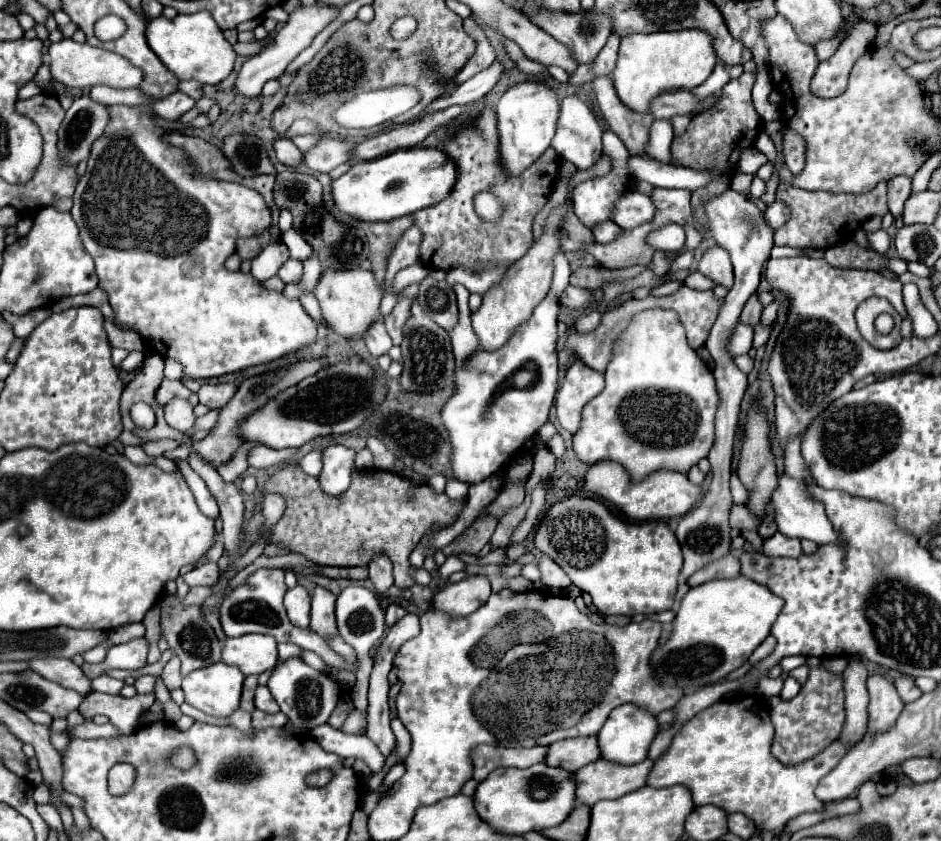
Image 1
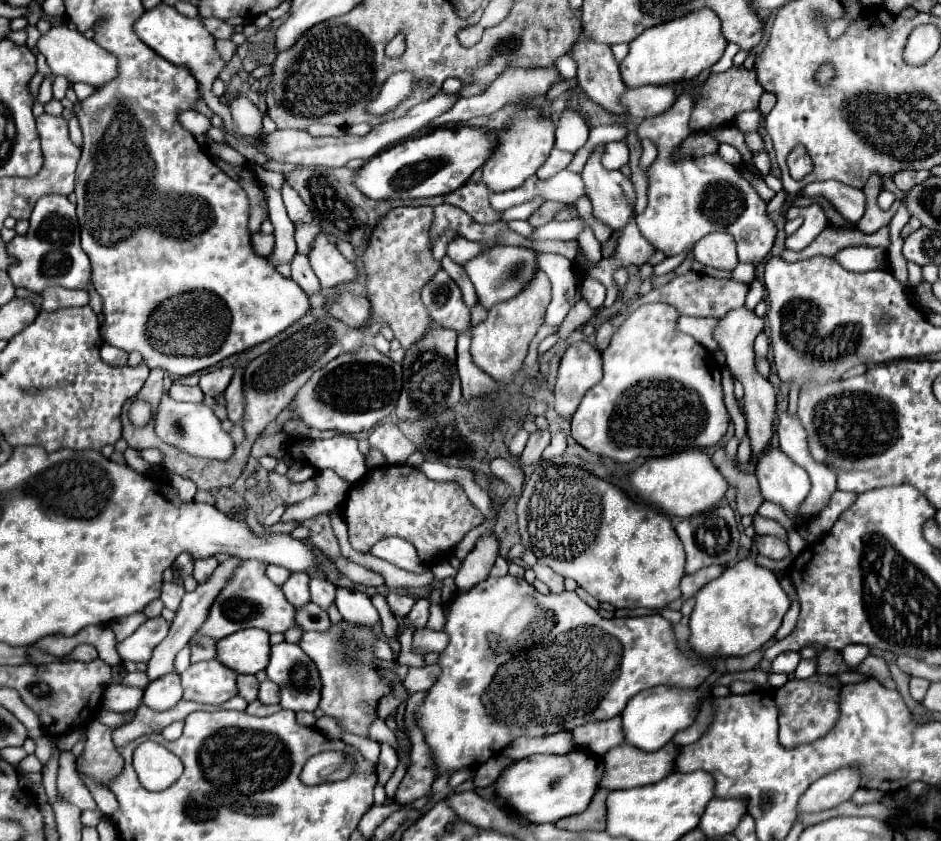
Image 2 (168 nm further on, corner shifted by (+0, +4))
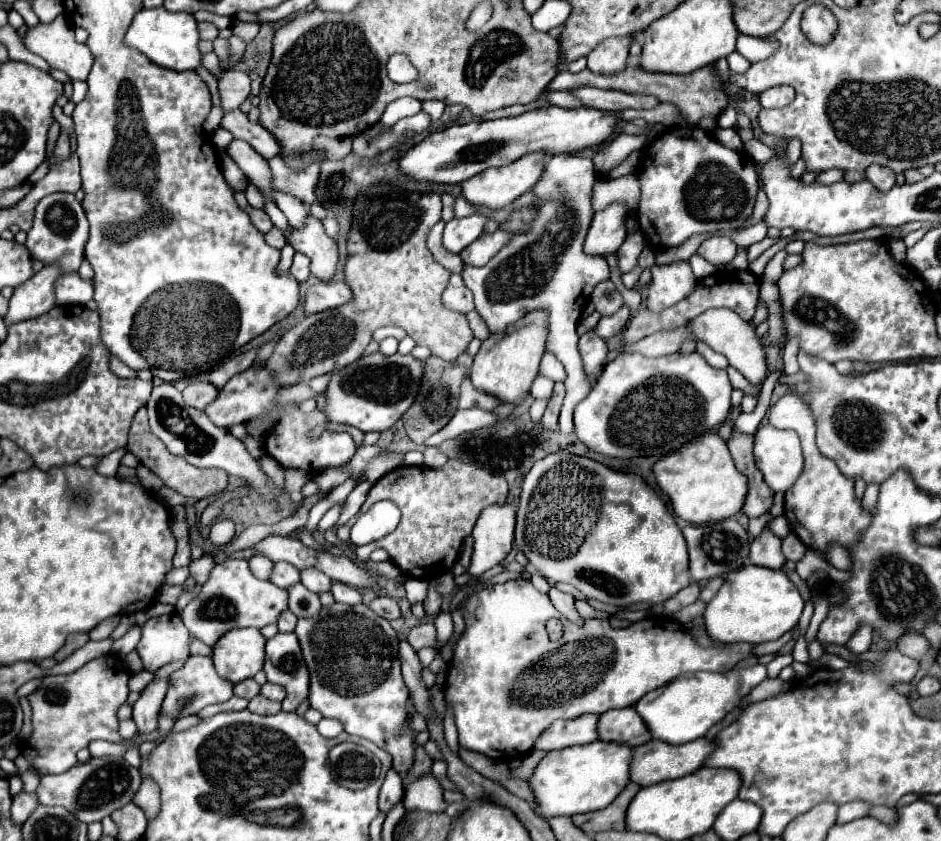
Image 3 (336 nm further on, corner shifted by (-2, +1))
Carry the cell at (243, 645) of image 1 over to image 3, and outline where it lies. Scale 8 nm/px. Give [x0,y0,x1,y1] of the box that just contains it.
[212,627,266,683]

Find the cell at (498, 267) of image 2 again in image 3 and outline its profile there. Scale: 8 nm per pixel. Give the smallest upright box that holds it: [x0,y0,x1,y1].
[464,155,608,433]

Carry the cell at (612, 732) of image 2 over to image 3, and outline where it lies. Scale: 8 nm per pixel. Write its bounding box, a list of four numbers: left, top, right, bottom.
[598,707,648,747]

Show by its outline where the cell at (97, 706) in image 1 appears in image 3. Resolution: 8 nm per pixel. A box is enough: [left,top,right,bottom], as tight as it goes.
[36,759,142,825]

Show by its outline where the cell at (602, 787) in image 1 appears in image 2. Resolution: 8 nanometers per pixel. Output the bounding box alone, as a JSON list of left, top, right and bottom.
[600,744,676,790]

